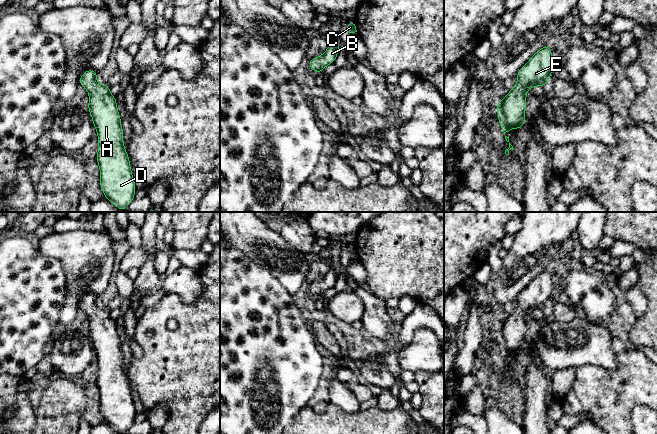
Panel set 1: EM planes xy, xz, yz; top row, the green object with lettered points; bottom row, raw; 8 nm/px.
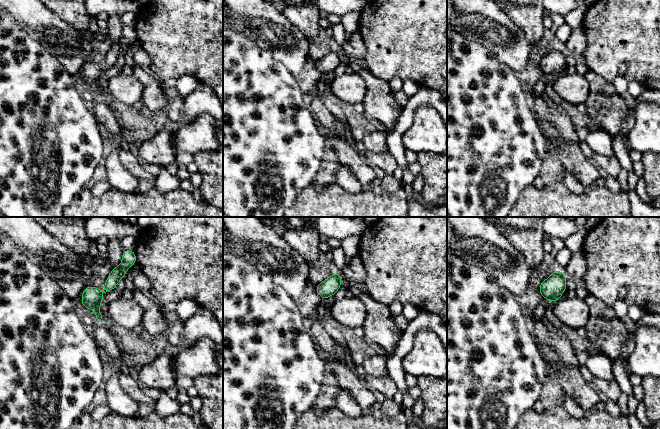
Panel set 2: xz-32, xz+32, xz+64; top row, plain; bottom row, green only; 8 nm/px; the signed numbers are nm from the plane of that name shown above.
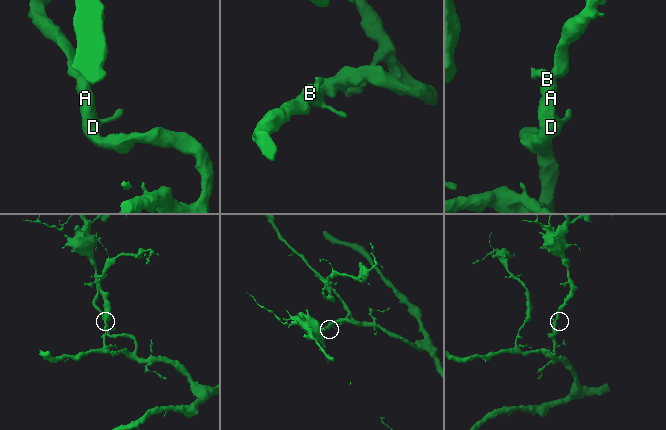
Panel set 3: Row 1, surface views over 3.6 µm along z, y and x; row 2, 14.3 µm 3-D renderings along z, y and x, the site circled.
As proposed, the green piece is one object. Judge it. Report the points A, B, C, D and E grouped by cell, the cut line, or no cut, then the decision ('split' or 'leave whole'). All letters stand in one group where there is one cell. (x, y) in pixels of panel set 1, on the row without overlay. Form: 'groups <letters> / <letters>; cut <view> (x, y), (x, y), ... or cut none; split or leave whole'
groups A B C D E; cut none; leave whole

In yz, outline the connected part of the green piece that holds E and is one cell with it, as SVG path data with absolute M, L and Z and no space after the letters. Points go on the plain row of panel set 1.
M546 268L517 296L517 307L506 321L497 325L499 349L504 359L512 352L520 354L526 346L526 316L533 310L547 309L552 298L553 285L551 272Z

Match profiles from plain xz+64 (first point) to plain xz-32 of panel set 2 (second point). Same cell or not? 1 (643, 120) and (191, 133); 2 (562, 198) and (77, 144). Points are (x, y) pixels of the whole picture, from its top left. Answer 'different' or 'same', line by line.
1: same
2: different

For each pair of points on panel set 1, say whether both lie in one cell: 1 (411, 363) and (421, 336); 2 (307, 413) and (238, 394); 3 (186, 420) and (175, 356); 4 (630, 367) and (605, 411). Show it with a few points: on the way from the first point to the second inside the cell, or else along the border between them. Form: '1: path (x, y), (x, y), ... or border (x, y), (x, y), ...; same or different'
1: path (418, 356), (421, 353), (421, 343); same
2: border (305, 405), (290, 423); different
3: path (186, 404), (181, 398), (181, 372); same
4: path (630, 378), (630, 382), (614, 400); same

